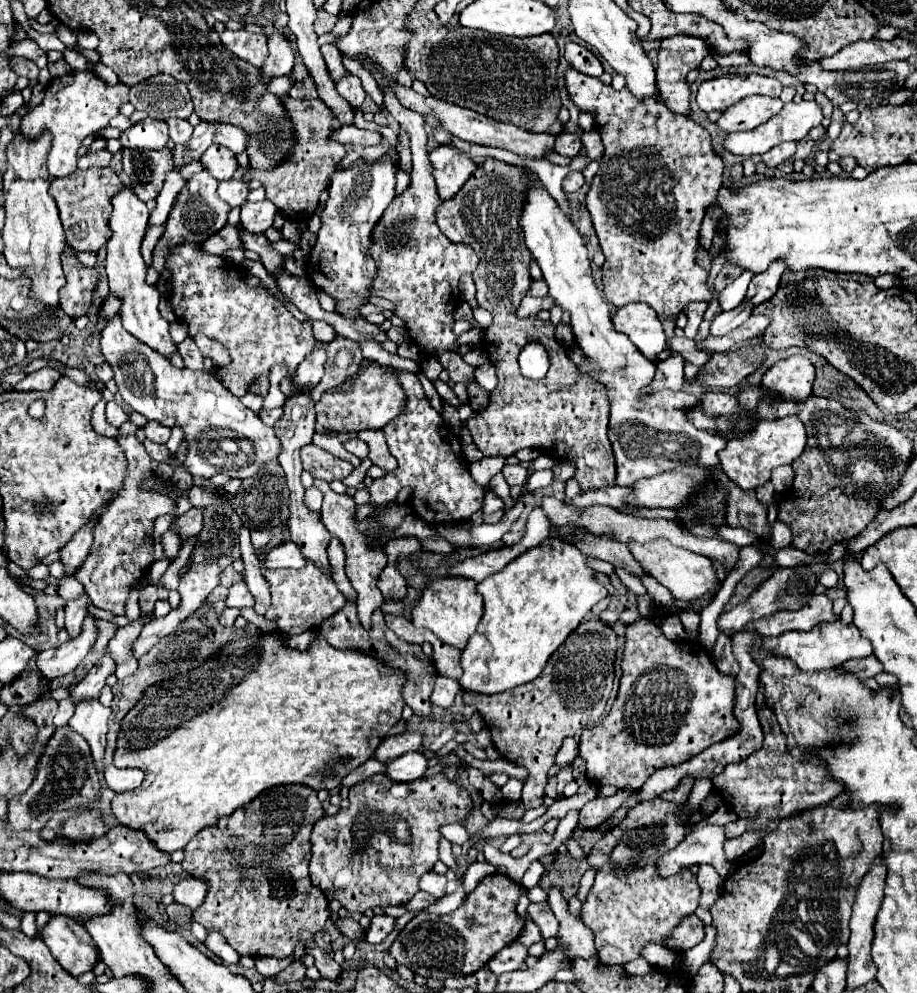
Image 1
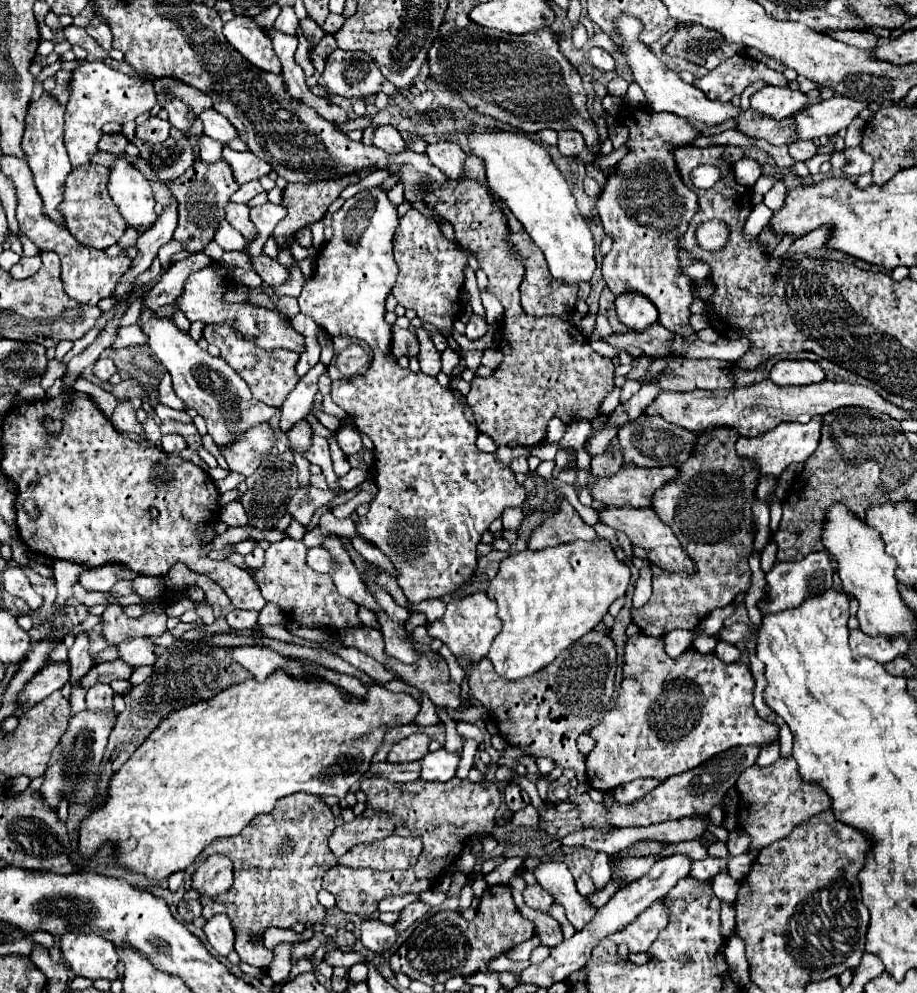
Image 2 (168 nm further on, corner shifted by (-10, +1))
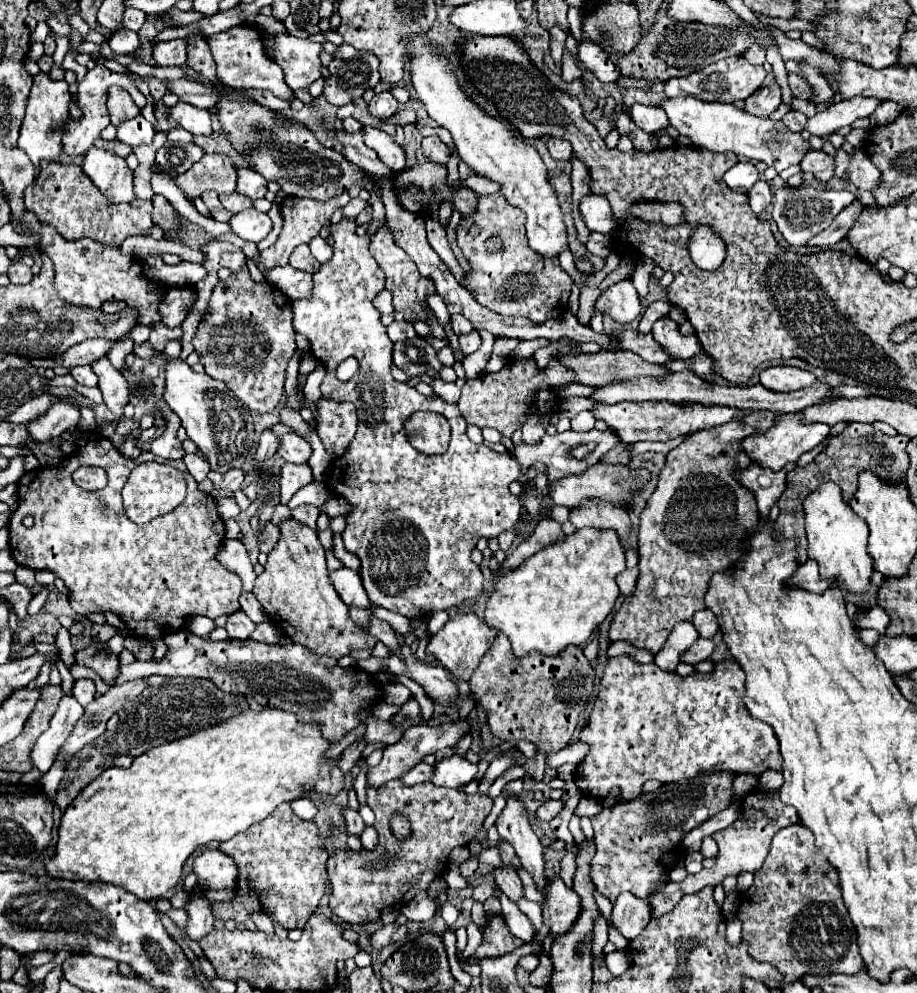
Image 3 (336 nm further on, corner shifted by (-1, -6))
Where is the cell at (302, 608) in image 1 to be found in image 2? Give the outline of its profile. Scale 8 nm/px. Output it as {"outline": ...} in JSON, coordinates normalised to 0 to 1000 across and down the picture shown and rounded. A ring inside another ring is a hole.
{"outline":[[[316,541],[299,546],[290,553],[288,569],[281,575],[277,575],[277,585],[281,587],[286,601],[290,605],[303,607],[318,625],[323,625],[332,631],[369,635],[375,631],[393,629],[393,623],[388,619],[388,607],[384,607],[382,603],[375,603],[366,595],[366,591],[358,579],[340,575],[332,567],[334,555],[336,553],[329,545],[323,545]]]}

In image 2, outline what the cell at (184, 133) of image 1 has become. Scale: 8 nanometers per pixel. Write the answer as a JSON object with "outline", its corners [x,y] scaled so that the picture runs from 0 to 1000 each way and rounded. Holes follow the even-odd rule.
{"outline":[[[185,104],[179,110],[183,112],[183,122],[188,128],[196,130],[198,134],[205,134],[209,130],[209,124],[205,120],[205,108],[201,108],[201,104]]]}

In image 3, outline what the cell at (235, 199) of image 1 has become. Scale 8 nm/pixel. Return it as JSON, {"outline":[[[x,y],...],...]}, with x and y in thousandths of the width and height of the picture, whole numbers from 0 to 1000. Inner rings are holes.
{"outline":[[[258,193],[252,195],[252,197],[241,197],[241,205],[243,205],[252,216],[258,216],[258,213],[276,207],[274,199],[265,199],[265,197],[258,195]]]}

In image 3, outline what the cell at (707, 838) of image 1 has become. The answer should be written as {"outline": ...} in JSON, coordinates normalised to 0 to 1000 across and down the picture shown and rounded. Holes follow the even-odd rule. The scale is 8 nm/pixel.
{"outline":[[[677,900],[675,908],[671,908],[668,912],[668,931],[684,947],[690,947],[708,931],[708,914],[708,904],[706,908],[697,908],[697,904],[692,904],[690,900]]]}

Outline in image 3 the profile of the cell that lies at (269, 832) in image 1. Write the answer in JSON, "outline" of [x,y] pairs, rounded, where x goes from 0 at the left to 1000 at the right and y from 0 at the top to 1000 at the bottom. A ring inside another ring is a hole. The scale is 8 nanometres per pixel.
{"outline":[[[304,810],[293,824],[276,830],[239,852],[261,872],[258,900],[252,908],[232,908],[234,924],[267,928],[274,918],[296,920],[309,935],[330,935],[354,900],[357,858],[346,842],[346,832],[320,820],[315,810]]]}

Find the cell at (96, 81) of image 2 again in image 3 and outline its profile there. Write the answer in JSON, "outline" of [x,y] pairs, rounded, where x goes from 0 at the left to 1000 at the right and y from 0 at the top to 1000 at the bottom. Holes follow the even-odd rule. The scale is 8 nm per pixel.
{"outline":[[[106,62],[104,68],[99,68],[95,73],[95,77],[91,79],[91,83],[86,83],[86,91],[84,91],[84,101],[86,101],[86,109],[91,111],[91,121],[77,121],[77,127],[75,127],[75,133],[69,137],[69,151],[73,155],[82,155],[82,157],[91,157],[104,143],[104,139],[110,135],[112,129],[119,127],[119,113],[117,113],[117,89],[119,87],[134,87],[147,101],[147,105],[152,109],[158,107],[160,99],[149,91],[149,87],[145,83],[138,81],[136,75],[125,75],[121,73],[119,68],[115,68],[115,64]]]}

